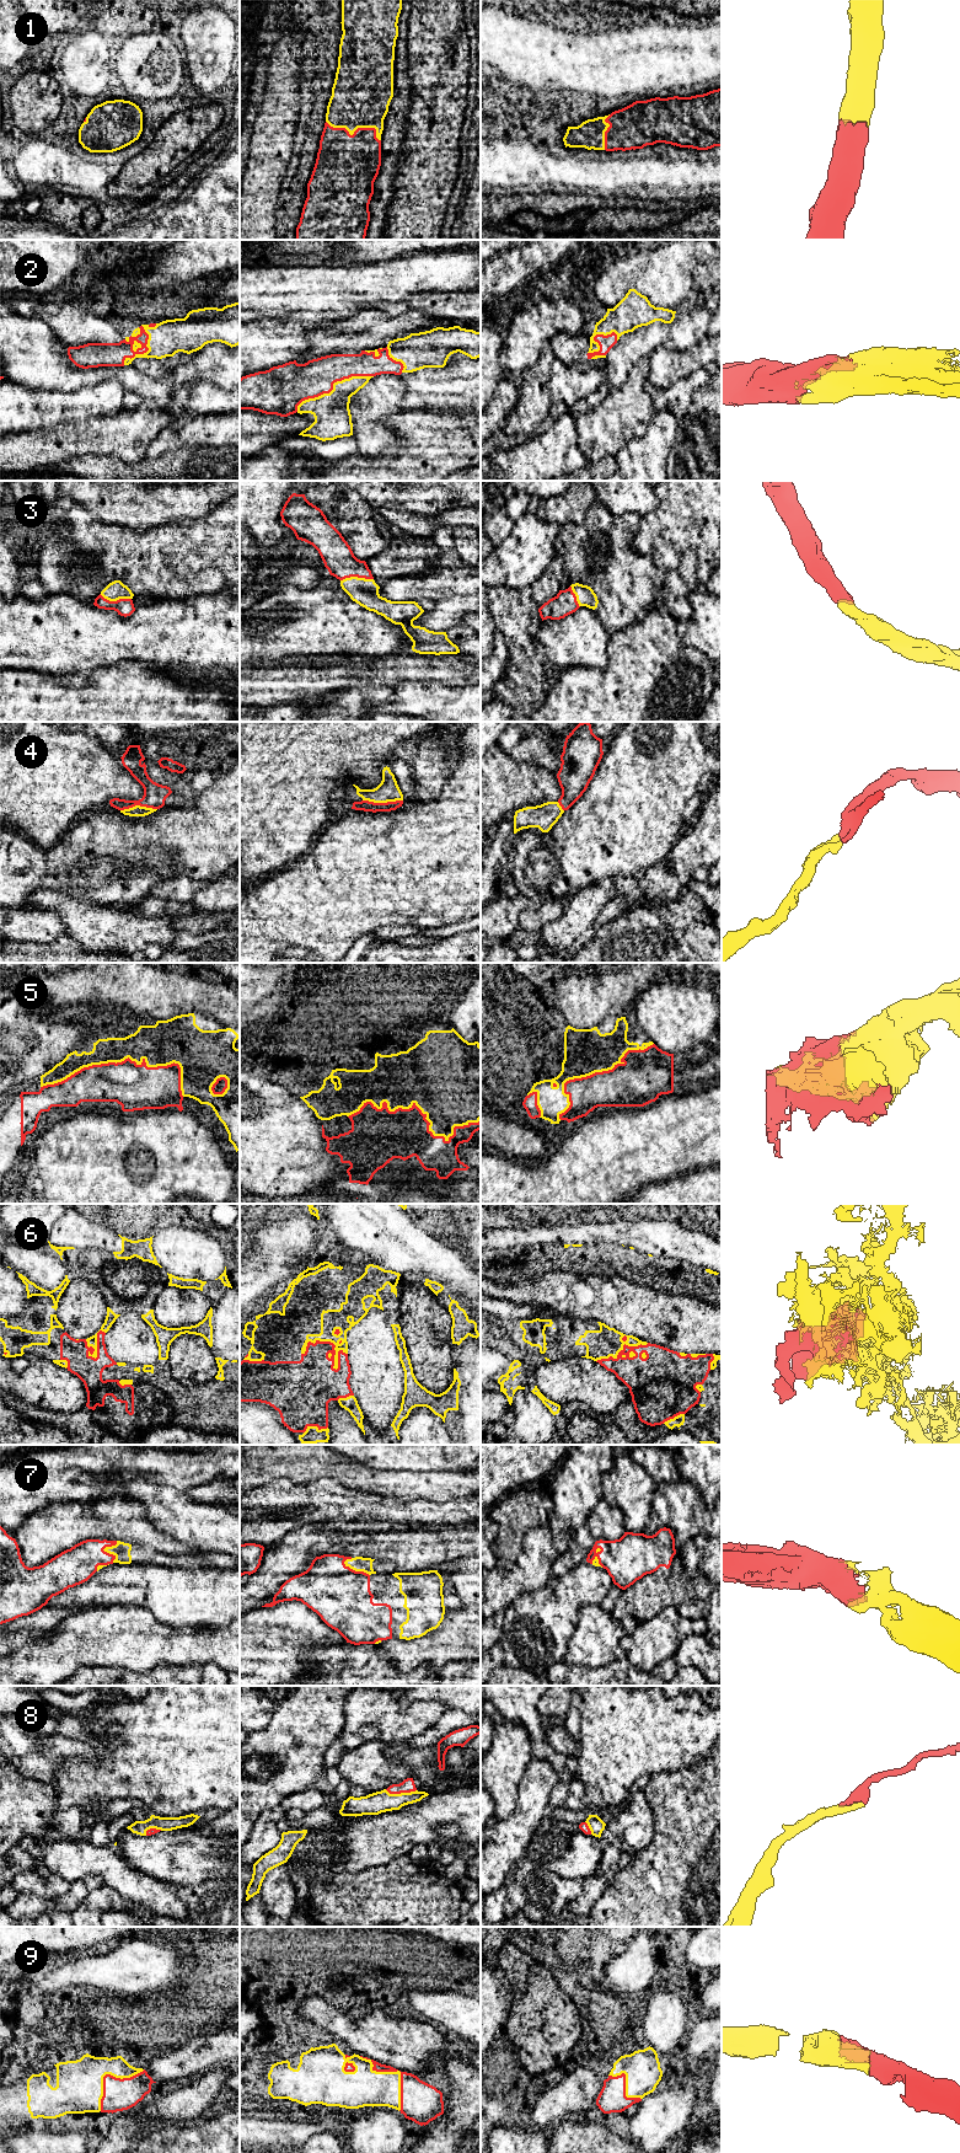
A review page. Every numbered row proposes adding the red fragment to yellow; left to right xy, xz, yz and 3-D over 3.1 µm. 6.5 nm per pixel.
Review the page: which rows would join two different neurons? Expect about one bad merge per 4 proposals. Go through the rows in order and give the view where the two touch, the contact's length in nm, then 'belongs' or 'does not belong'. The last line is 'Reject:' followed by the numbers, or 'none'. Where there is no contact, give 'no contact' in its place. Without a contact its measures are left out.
1: xz | 380 nm | belongs
2: xz | 550 nm | belongs
3: xz | 220 nm | belongs
4: xz | 260 nm | belongs
5: xy | 950 nm | belongs
6: xz | 300 nm | does not belong
7: xz | 200 nm | belongs
8: xz | 200 nm | belongs
9: xz | 440 nm | belongs
Reject: 6

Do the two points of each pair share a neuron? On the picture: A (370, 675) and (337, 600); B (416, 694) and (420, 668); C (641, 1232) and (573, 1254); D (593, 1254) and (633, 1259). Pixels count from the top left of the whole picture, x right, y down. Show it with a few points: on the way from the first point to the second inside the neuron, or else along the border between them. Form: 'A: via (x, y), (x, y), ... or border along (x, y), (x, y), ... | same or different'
A: border along (384, 658), (366, 663) | different
B: border along (418, 681), (411, 683) | different
C: border along (621, 1244), (585, 1243), (583, 1246) | different
D: via (602, 1258), (623, 1259) | same

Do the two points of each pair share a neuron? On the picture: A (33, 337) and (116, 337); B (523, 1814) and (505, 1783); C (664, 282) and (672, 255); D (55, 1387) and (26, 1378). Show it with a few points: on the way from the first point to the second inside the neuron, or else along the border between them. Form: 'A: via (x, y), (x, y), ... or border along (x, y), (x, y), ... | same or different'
A: border along (36, 319), (41, 319), (69, 346) | different
B: border along (523, 1776), (515, 1809), (503, 1820), (493, 1819) | different
C: border along (692, 261), (641, 262) | different
D: via (48, 1386), (33, 1380) | same

